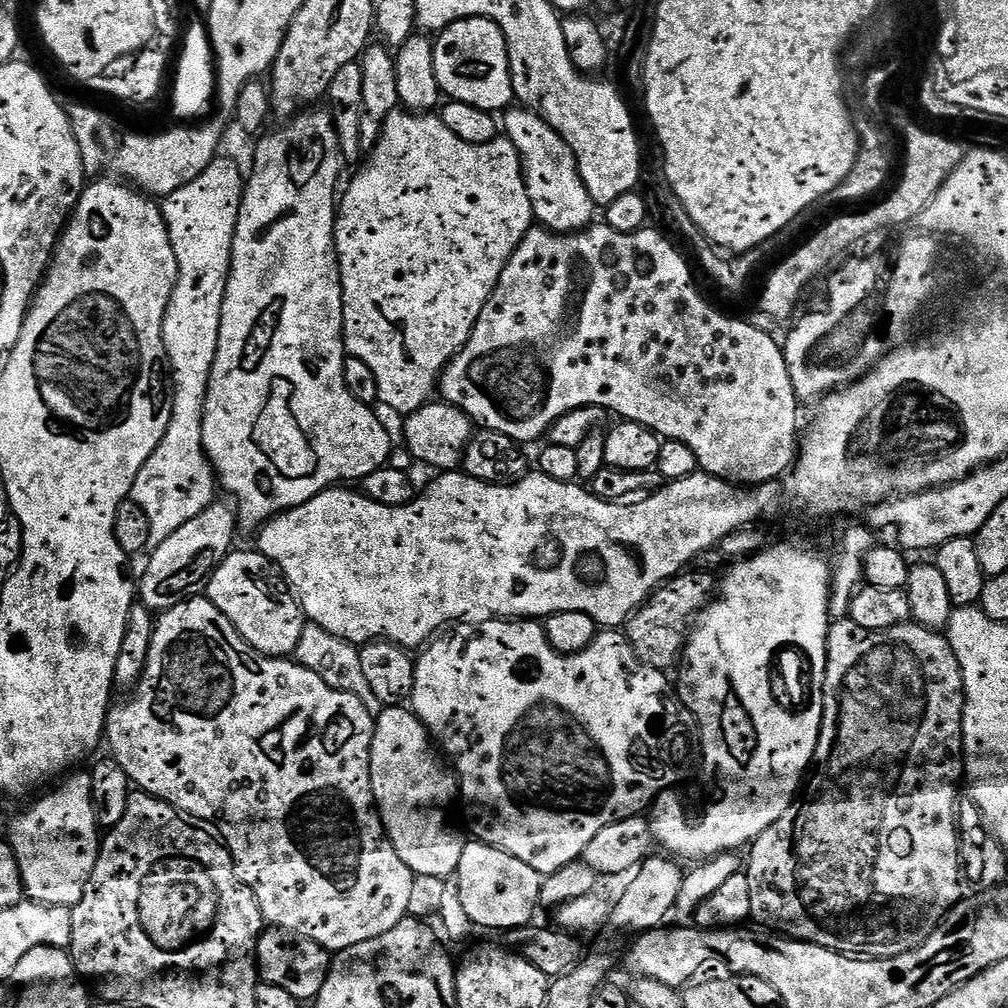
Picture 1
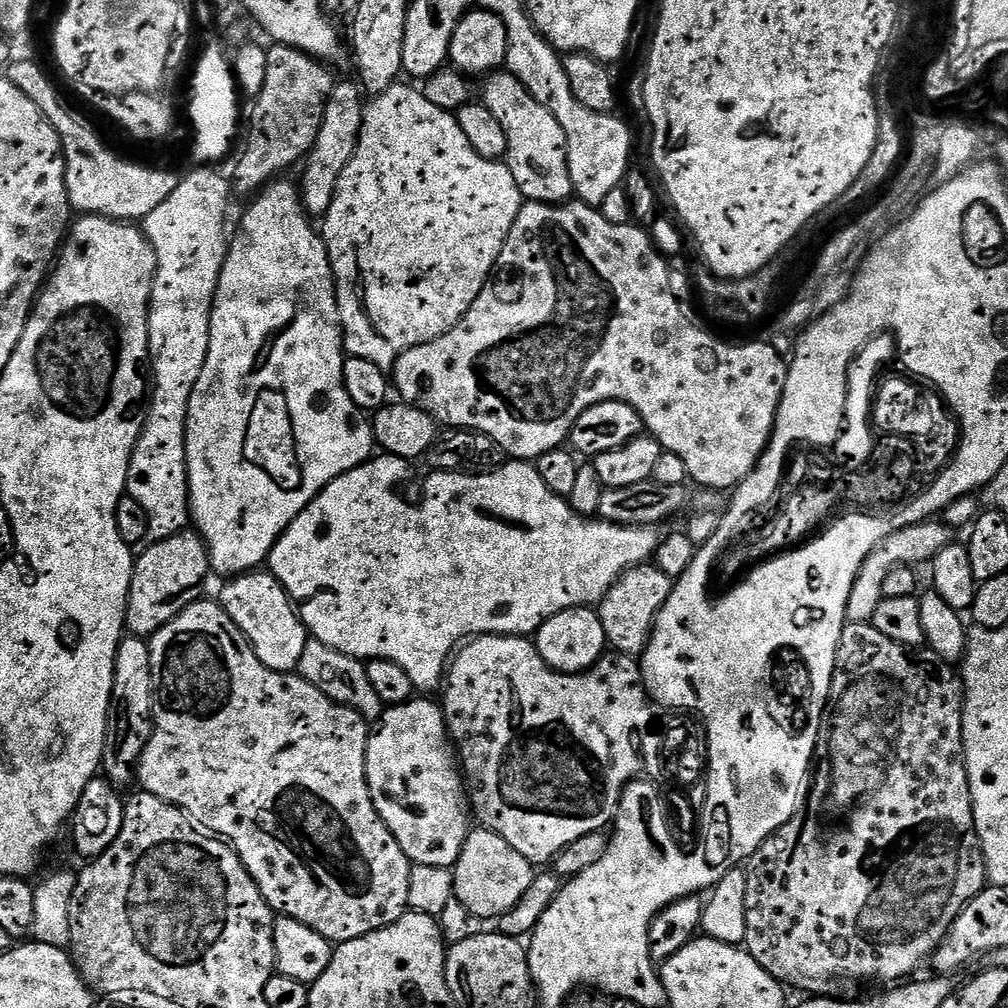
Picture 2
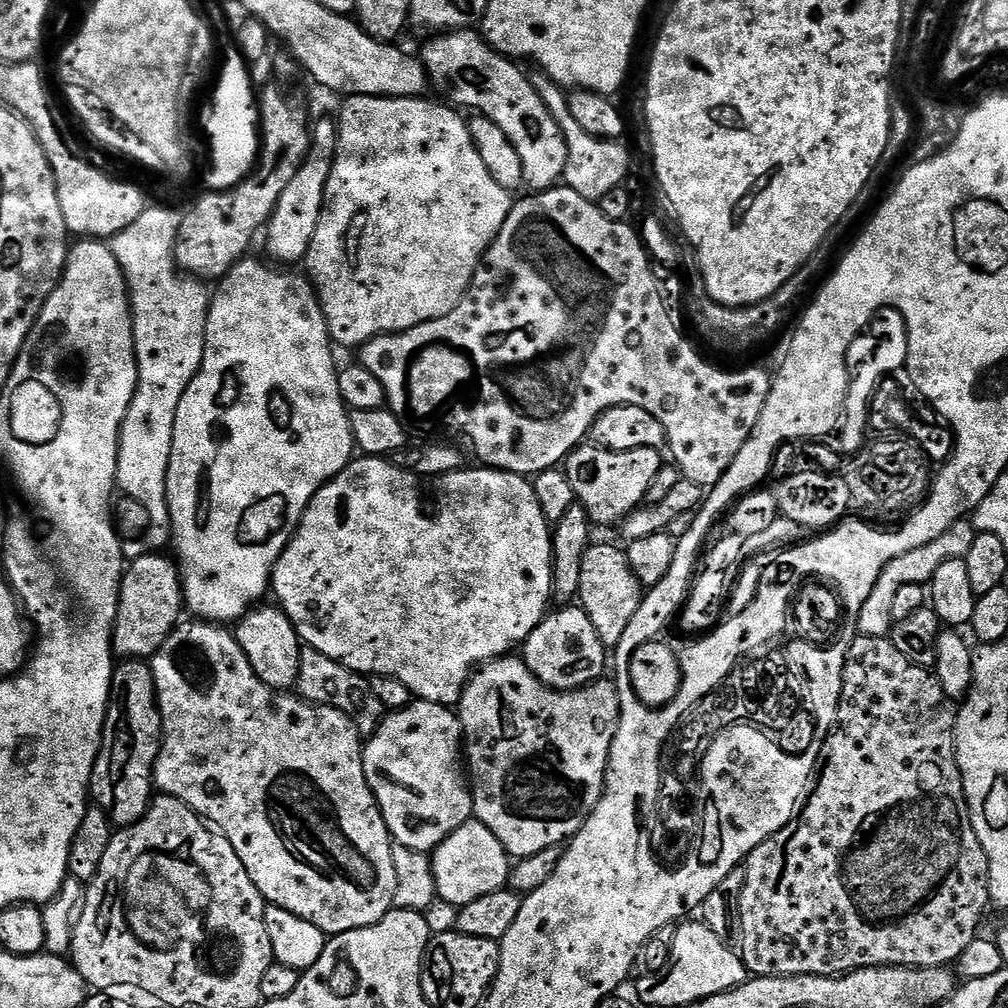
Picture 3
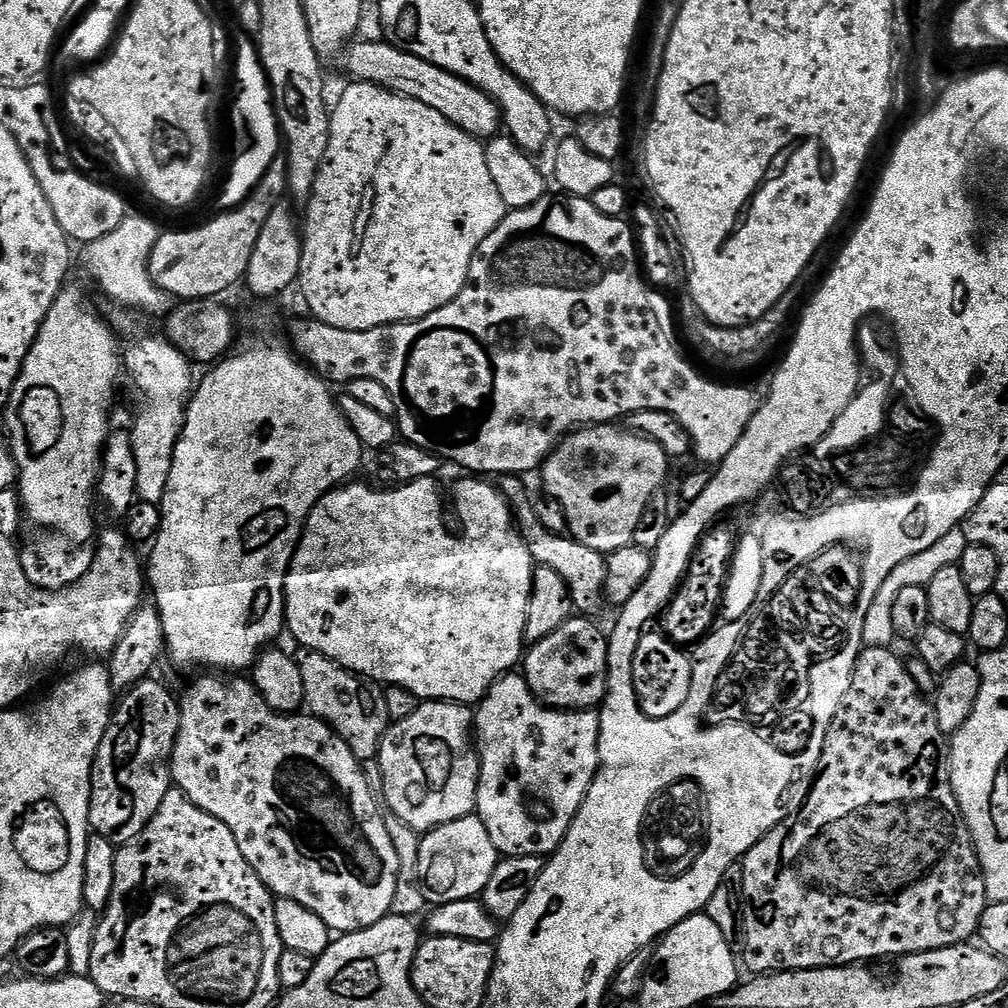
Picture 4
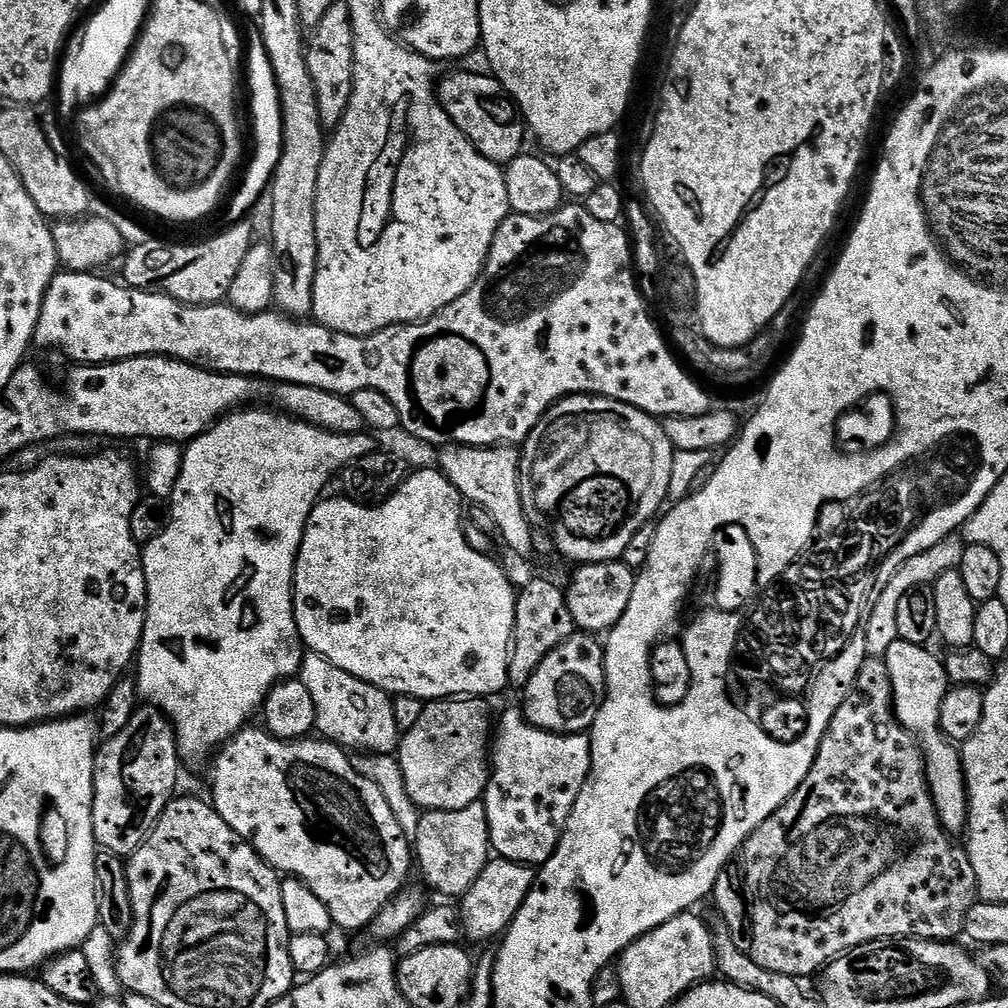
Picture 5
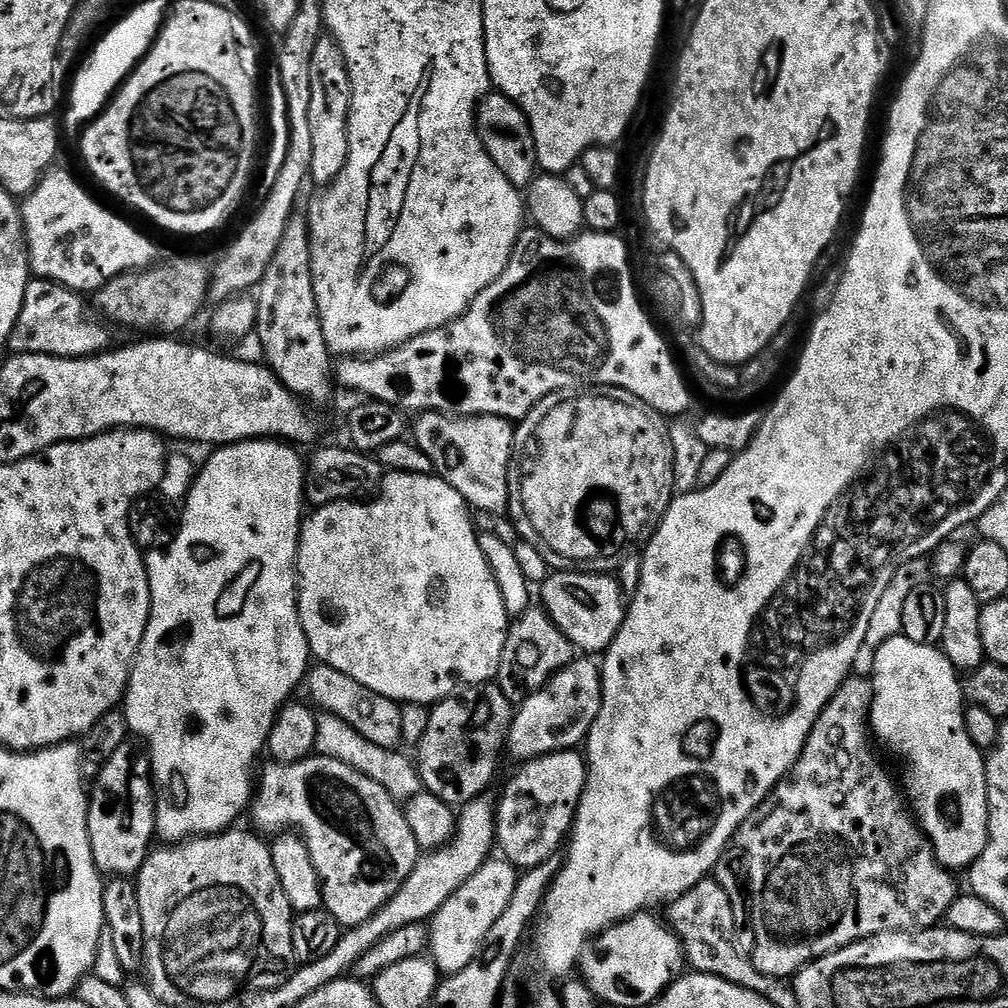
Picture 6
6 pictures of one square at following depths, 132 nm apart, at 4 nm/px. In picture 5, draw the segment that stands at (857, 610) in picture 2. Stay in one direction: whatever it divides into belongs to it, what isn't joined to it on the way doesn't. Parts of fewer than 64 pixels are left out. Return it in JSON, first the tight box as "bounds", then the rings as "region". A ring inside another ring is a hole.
{"bounds":[866,534,966,658],"region":[[[953,534],[942,538],[942,542],[937,542],[935,546],[930,546],[930,550],[922,550],[914,554],[894,574],[886,588],[879,595],[878,602],[875,603],[874,610],[871,611],[870,622],[866,625],[866,650],[869,657],[882,658],[894,646],[894,642],[900,639],[898,632],[898,606],[901,605],[902,598],[908,590],[914,587],[932,585],[938,577],[946,570],[957,570],[962,562],[962,554],[966,547],[963,535]]]}

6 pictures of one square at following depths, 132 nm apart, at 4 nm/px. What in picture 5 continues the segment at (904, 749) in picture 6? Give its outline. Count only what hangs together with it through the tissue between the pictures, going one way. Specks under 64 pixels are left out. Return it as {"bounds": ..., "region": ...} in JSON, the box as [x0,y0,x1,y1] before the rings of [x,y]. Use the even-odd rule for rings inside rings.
{"bounds":[882,639,968,834],"region":[[[898,639],[882,658],[890,670],[896,719],[920,741],[920,747],[924,749],[928,791],[936,804],[938,818],[949,834],[963,833],[968,826],[968,787],[964,781],[964,763],[960,760],[961,749],[940,730],[942,702],[950,685],[943,659],[928,650],[925,645],[912,645]]]}

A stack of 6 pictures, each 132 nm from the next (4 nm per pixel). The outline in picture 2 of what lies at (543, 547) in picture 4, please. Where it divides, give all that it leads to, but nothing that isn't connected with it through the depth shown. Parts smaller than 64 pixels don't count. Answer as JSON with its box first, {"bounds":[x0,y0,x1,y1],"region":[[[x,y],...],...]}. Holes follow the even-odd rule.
{"bounds":[598,563,673,656],"region":[[[655,563],[641,564],[620,577],[620,581],[604,595],[598,605],[602,630],[606,630],[609,649],[623,656],[643,656],[644,648],[652,636],[658,614],[672,593],[673,577],[667,576]]]}

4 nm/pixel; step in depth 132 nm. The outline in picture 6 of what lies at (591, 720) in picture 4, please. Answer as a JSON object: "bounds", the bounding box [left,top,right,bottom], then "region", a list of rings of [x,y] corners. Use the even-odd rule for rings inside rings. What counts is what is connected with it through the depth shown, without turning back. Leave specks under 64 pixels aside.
{"bounds":[496,750,588,870],"region":[[[565,750],[562,752],[551,752],[549,756],[539,756],[537,760],[526,760],[519,765],[520,768],[512,777],[508,780],[508,785],[504,788],[504,793],[501,794],[500,800],[498,796],[498,803],[496,804],[496,844],[502,851],[503,859],[507,860],[508,863],[516,865],[517,869],[527,870],[538,866],[542,862],[546,862],[550,857],[557,855],[561,851],[562,845],[569,839],[572,822],[576,818],[576,807],[580,801],[580,795],[584,789],[584,783],[588,777],[588,766],[585,757],[576,750]]]}

